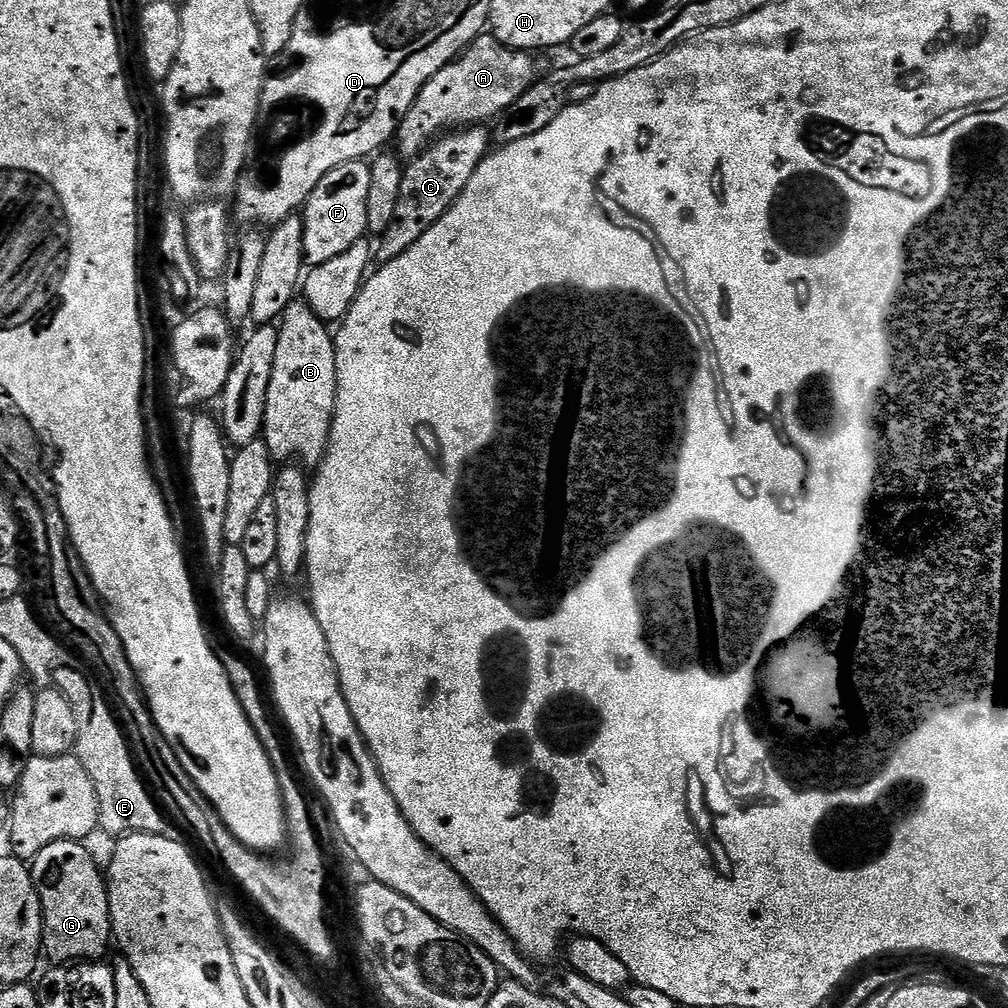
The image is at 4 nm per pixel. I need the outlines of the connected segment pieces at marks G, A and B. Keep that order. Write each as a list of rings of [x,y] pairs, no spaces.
[[[59,840],[41,850],[30,864],[44,915],[43,951],[47,955],[49,952],[56,962],[95,961],[103,957],[100,955],[107,950],[108,940],[110,944],[113,939],[106,876],[101,865],[100,868],[96,865],[95,858],[84,847],[85,845],[78,840]]]
[[[491,34],[477,36],[464,49],[459,58],[453,60],[442,70],[438,70],[438,74],[434,74],[424,83],[422,90],[416,95],[416,101],[400,122],[398,141],[400,140],[401,150],[399,149],[399,151],[405,157],[408,155],[408,158],[415,158],[428,147],[431,141],[449,130],[463,130],[469,126],[480,126],[488,122],[484,120],[494,119],[493,121],[495,121],[497,118],[503,117],[504,113],[508,111],[508,107],[514,102],[518,102],[518,98],[522,98],[522,94],[526,94],[526,90],[530,90],[530,86],[538,79],[536,64],[528,56],[531,55],[527,51],[519,48],[507,48],[503,42]]]
[[[300,298],[293,300],[278,321],[278,350],[274,350],[274,370],[270,370],[270,386],[266,390],[262,433],[264,445],[270,450],[273,461],[316,466],[328,450],[332,419],[336,413],[336,342],[328,328],[329,325],[319,320],[312,307]]]

